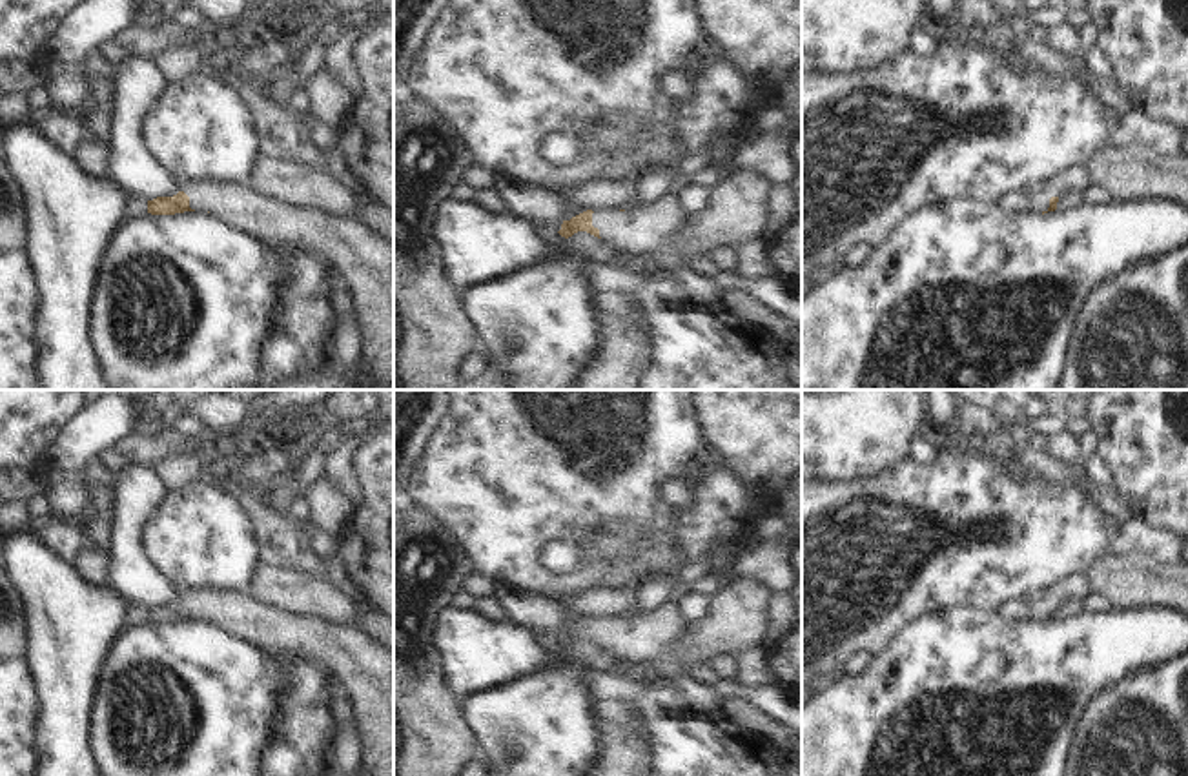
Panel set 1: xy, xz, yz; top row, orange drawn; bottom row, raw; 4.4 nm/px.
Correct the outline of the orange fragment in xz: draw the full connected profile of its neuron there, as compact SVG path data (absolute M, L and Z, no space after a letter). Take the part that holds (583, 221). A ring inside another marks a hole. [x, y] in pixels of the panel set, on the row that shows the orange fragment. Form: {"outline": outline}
{"outline": "M674 189L650 206L638 209L587 209L563 220L561 237L587 231L614 246L621 257L638 257L656 251L685 230L689 213Z"}

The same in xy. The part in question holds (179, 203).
{"outline": "M182 179L179 182L182 189L177 195L148 200L148 213L210 211L264 242L292 246L295 251L328 259L346 281L355 301L363 330L363 372L374 381L375 390L394 390L394 242L381 237L361 219L339 219L323 211L295 208L251 186L189 182Z"}

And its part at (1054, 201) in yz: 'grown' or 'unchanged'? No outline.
grown

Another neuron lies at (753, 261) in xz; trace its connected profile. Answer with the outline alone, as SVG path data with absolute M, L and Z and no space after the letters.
M767 237L736 248L736 264L731 273L743 279L774 277L774 264L769 260L767 248Z

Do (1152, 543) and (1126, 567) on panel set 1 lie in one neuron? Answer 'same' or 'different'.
different

